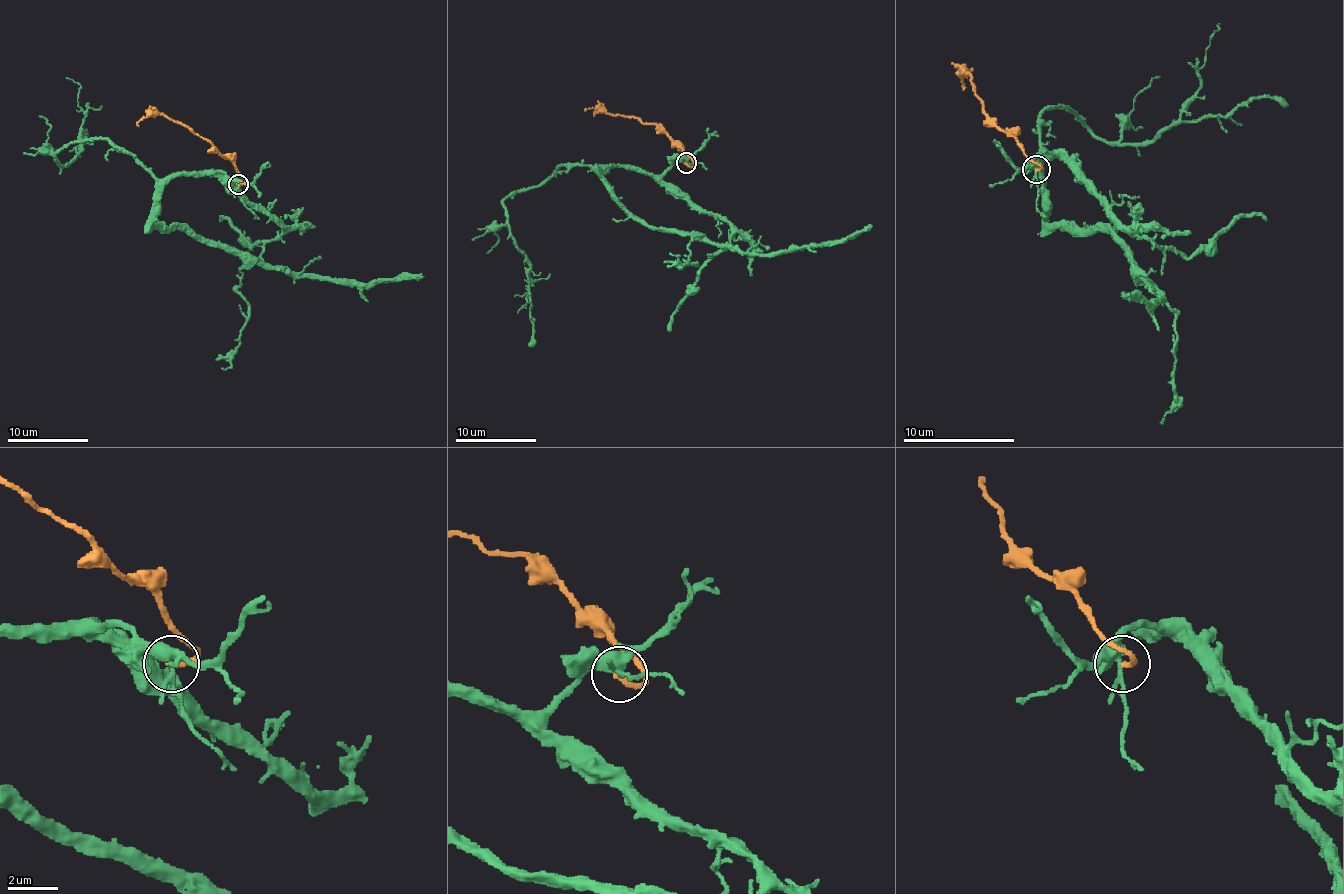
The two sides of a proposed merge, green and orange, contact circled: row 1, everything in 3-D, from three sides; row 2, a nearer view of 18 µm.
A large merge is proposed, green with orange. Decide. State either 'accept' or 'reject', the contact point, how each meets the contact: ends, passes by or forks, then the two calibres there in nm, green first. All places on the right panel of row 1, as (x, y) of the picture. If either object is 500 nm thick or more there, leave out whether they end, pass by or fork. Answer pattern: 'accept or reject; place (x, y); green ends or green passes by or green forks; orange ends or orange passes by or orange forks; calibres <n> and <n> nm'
reject; place (1036, 169); green forks; orange ends; calibres 300 and 200 nm

